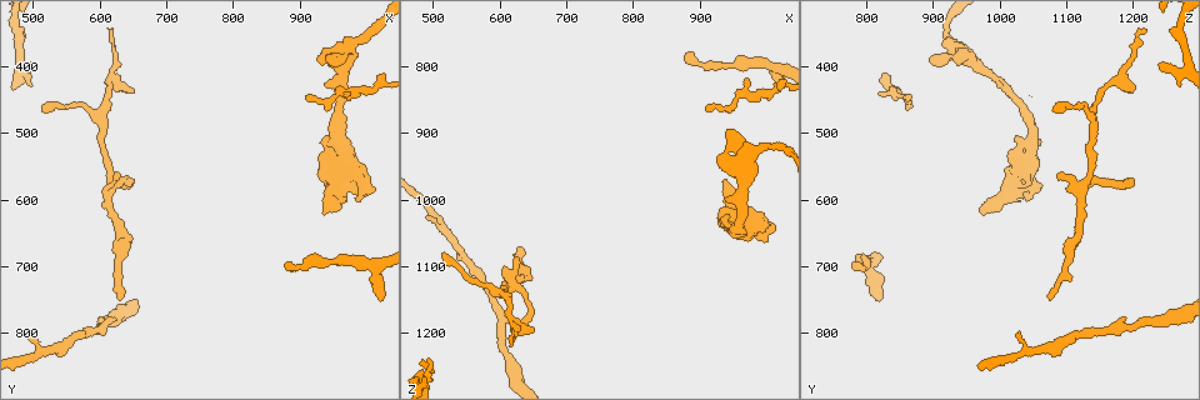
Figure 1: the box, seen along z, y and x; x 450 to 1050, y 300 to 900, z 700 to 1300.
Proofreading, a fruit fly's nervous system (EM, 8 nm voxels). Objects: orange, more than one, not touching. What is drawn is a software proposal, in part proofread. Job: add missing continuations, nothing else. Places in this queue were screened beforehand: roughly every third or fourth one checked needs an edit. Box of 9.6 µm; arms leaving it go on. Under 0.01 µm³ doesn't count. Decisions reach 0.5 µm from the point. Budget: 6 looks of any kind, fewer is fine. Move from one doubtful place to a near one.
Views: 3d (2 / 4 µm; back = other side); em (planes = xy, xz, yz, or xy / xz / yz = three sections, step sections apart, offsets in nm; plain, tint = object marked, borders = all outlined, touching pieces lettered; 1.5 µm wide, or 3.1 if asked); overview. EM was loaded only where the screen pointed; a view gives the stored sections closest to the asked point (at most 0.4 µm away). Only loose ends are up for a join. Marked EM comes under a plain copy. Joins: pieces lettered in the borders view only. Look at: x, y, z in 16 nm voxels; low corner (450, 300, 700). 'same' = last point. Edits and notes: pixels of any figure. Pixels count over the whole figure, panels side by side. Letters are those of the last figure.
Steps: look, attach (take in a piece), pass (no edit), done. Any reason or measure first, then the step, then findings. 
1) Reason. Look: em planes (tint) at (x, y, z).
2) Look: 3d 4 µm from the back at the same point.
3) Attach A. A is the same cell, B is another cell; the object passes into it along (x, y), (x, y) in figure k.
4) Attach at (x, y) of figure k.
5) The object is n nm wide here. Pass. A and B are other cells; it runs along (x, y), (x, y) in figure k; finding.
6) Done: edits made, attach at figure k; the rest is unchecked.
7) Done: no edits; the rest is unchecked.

Thin end. Look: 3d 2 µm from the back at (910, 445, 865).

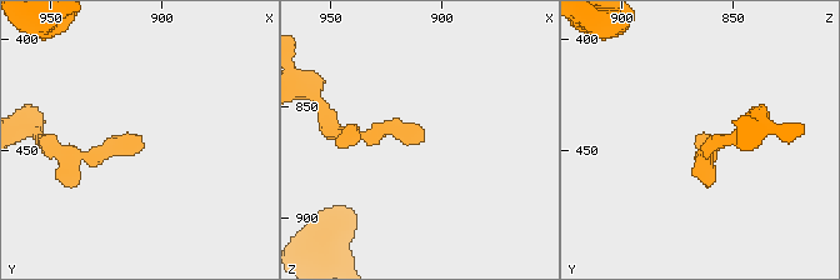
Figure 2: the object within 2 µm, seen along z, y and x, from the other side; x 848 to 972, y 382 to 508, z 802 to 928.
Need the tissue. Look: em xy step 4 (borders) at (913, 443, 867).

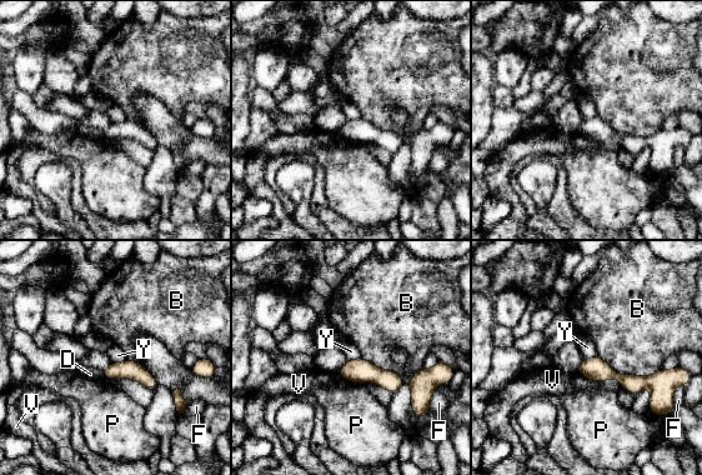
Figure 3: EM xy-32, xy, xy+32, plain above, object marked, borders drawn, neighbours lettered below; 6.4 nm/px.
The longest contact is with B, 400 nm. Pass. B, D, F, P, V and Y are other cells; a border runs along (128, 359), (113, 361) in figure 3; no lettered piece goes on from it.

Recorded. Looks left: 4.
Branch stops here. Look: 3d 4 µm at (970, 600, 1030).

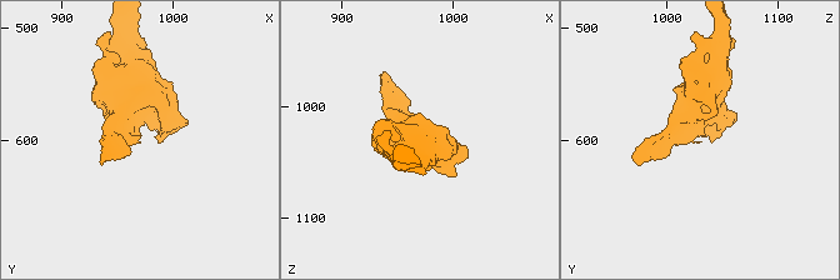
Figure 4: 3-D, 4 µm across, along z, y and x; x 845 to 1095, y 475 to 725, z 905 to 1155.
Now the EM. Look: em xy step 8 (tint) at (970, 602, 1028).

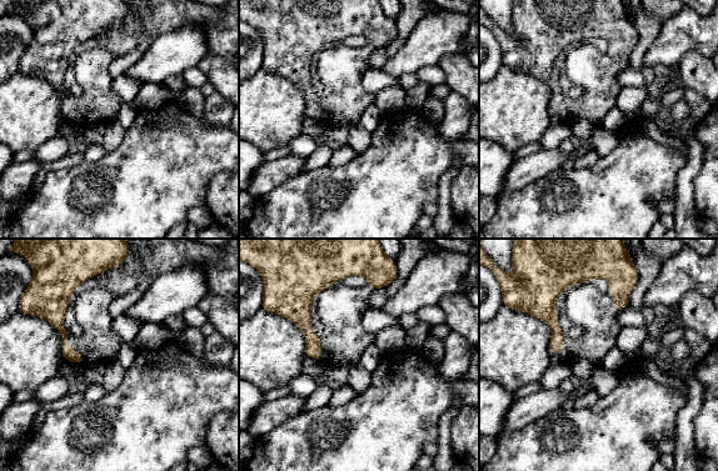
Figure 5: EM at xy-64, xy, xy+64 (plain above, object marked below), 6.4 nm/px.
Another direction. Look: em planes (borders) at the same point.

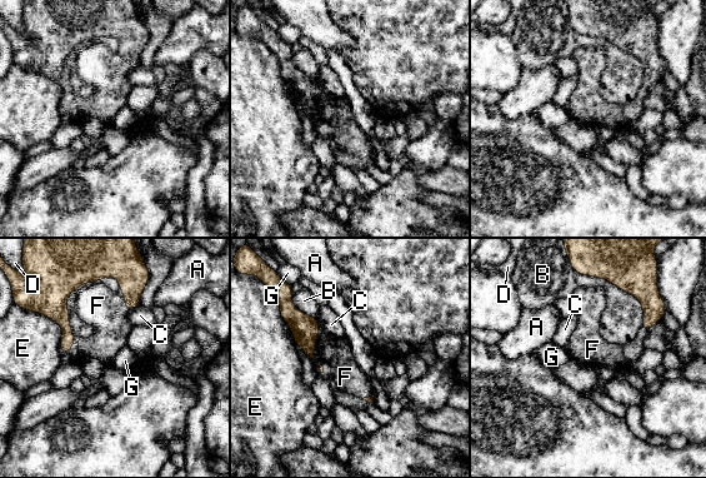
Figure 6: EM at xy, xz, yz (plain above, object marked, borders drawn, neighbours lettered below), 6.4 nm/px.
Attach F. F is the same cell, A, B, C, D, E and G are other cells; the object passes into it along (304, 328), (315, 343), (336, 352) in figure 6; the cell continues.

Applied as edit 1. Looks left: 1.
An open end. Look: em planes (borders) at (625, 560, 1085).

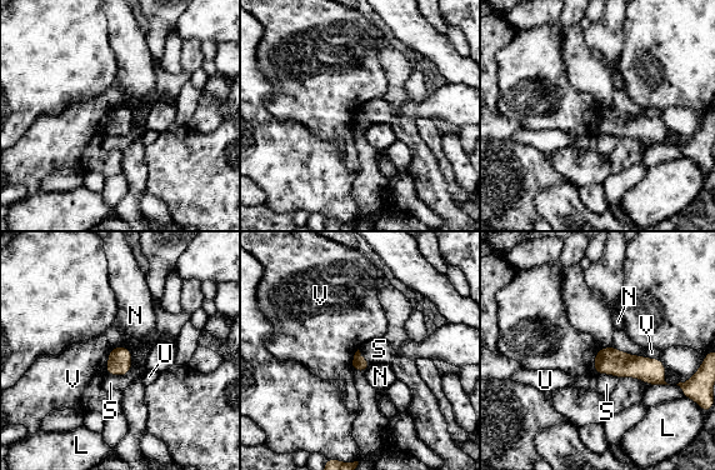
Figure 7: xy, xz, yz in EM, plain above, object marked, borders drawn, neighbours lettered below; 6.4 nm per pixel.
Pass. L, N, S, U and V are other cells; it runs along (599, 354), (650, 370), (661, 380) in figure 7; no lettered piece goes on from it.

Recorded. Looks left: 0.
Done: edits made, attach at figure 6; the rest is unchecked.

